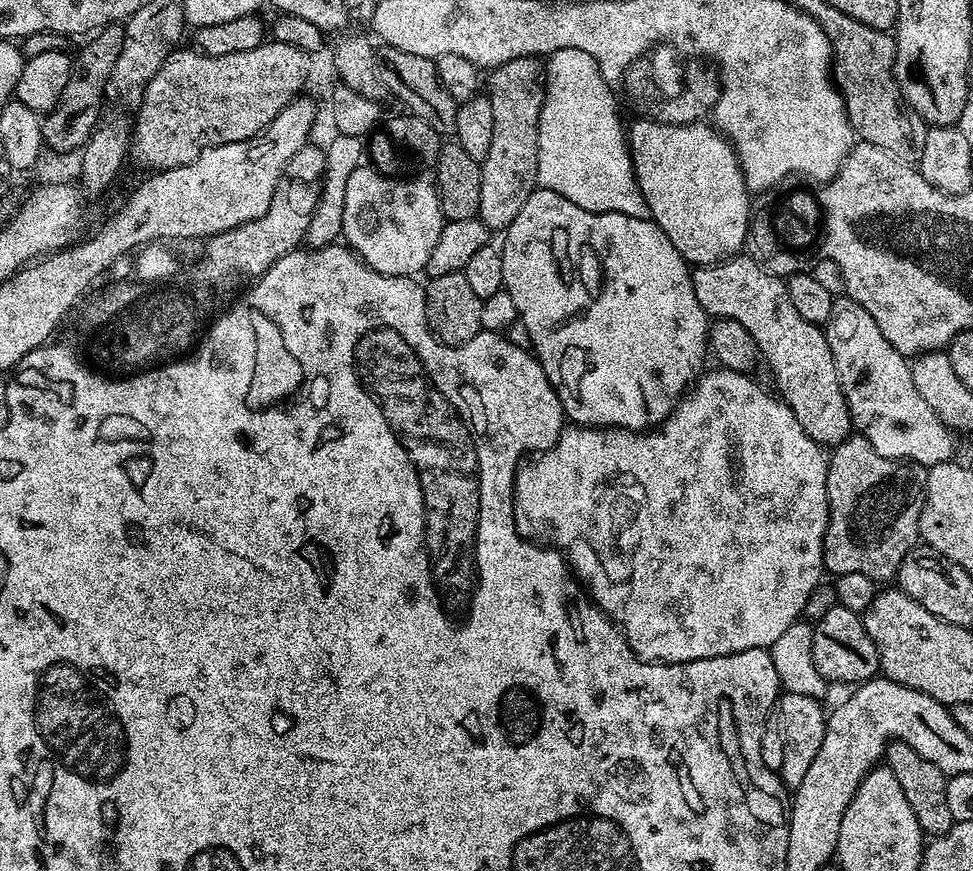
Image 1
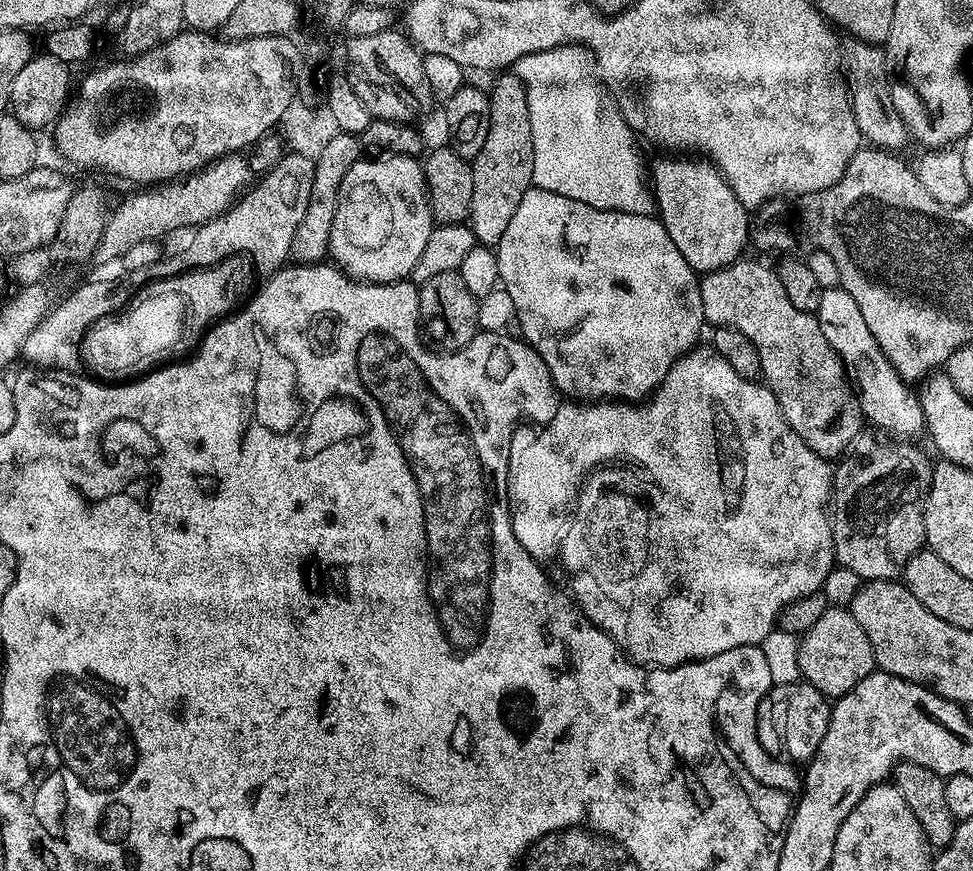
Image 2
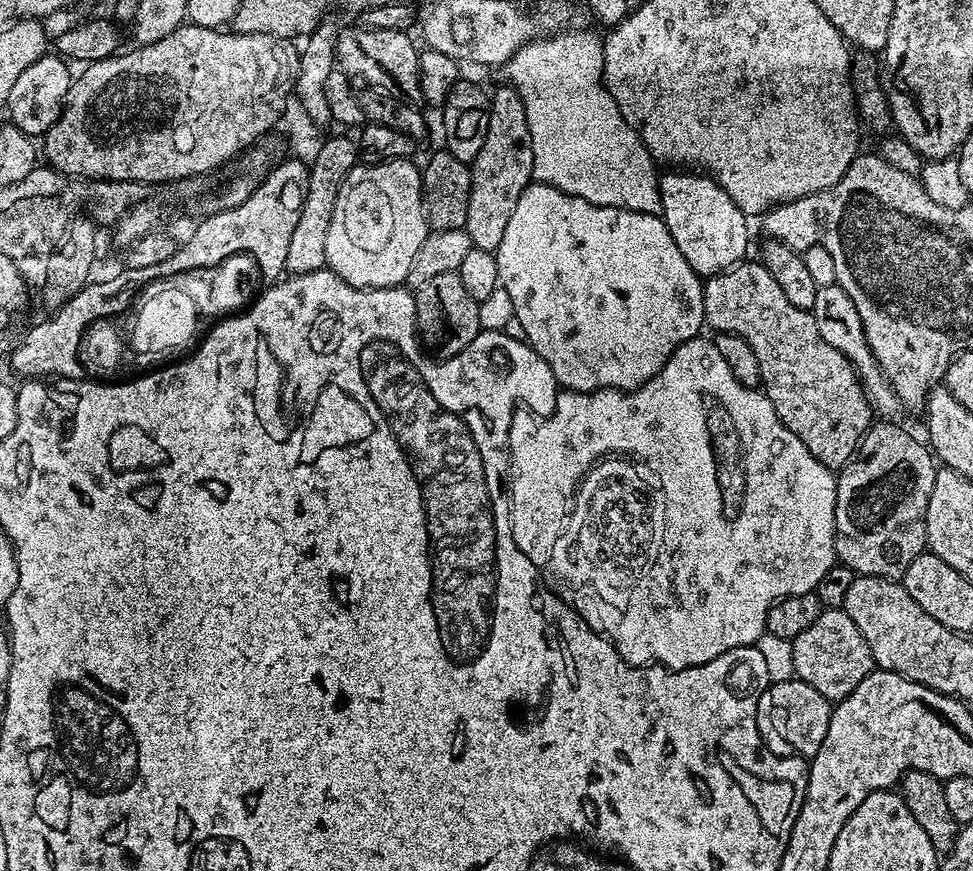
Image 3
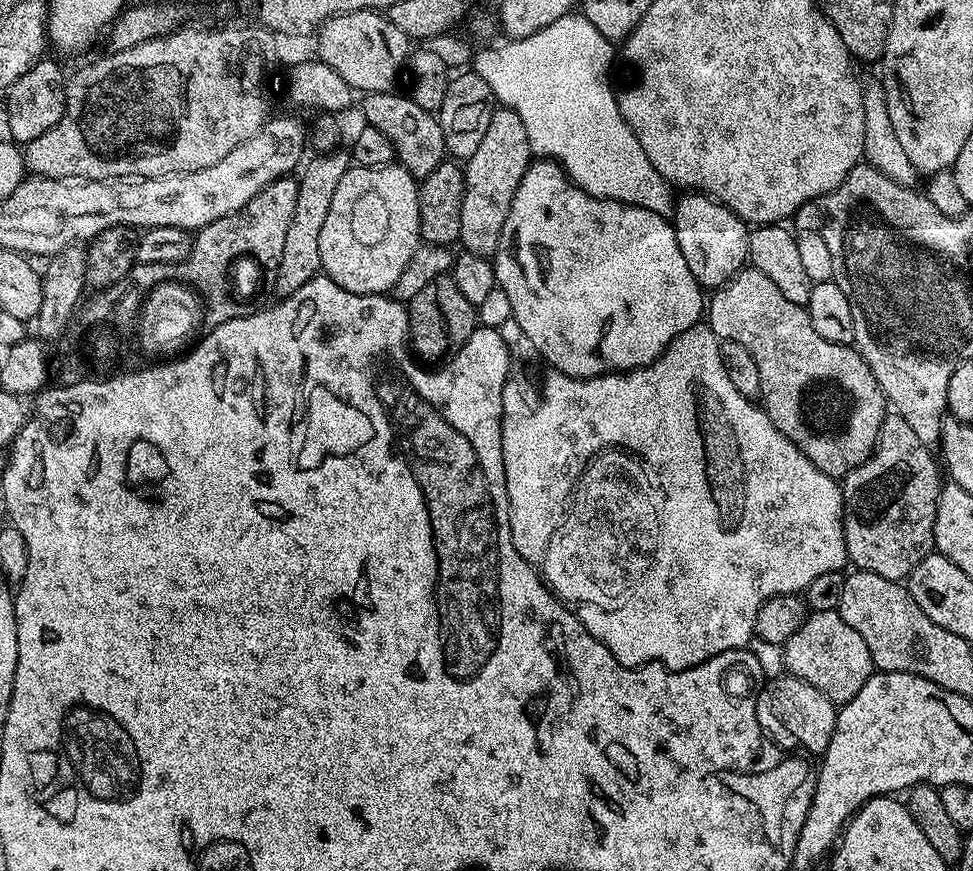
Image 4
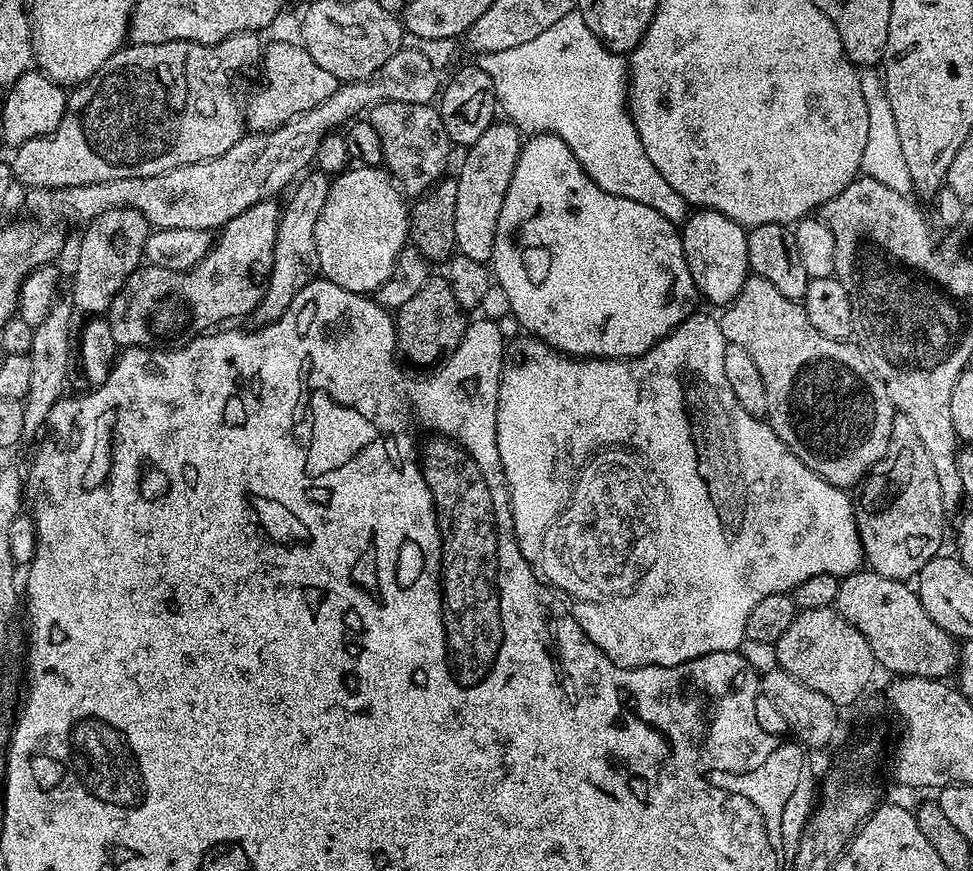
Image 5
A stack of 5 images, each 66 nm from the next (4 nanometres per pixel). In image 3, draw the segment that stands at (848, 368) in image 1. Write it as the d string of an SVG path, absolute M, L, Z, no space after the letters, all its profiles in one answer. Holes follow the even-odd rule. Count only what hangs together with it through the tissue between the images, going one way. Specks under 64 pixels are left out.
M837 283L825 288L817 288L811 314L818 326L818 334L822 334L822 338L826 338L826 342L834 346L834 350L841 352L852 363L852 369L864 385L864 392L868 395L873 413L880 415L881 412L884 415L881 417L884 418L895 417L892 415L902 408L900 398L892 389L892 384L881 370L880 363L876 361L866 342L866 334L862 330L862 318L858 318L858 310L854 307L854 302L850 302L850 294L846 294L846 290L842 290Z

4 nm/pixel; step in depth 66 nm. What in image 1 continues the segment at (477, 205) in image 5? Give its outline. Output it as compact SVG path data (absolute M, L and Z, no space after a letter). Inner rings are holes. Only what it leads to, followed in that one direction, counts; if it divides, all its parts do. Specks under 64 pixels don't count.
M531 56L514 58L491 69L486 80L490 110L494 110L494 134L490 150L480 165L482 198L478 198L478 219L493 233L503 233L518 218L518 210L526 206L526 198L535 192L538 170L538 122L544 105L542 64Z

